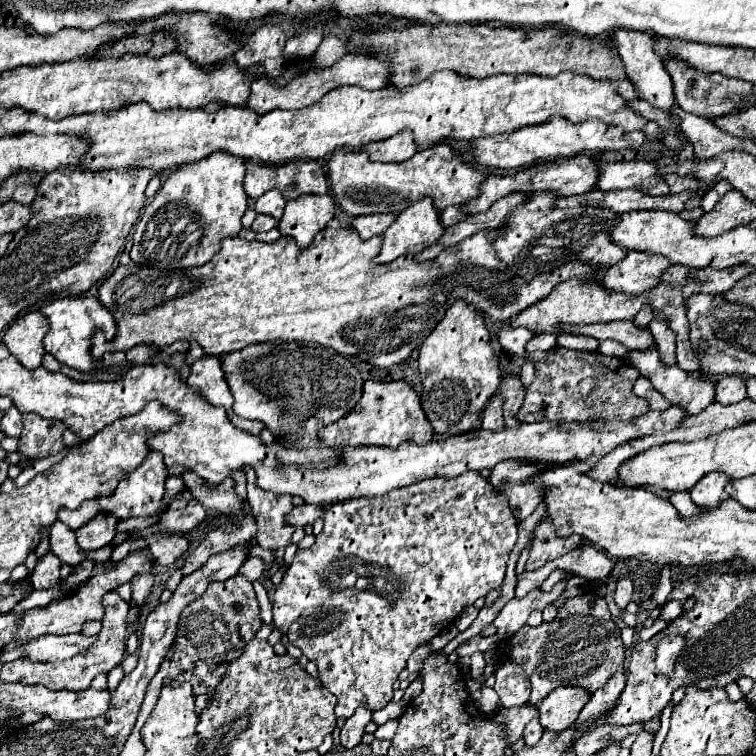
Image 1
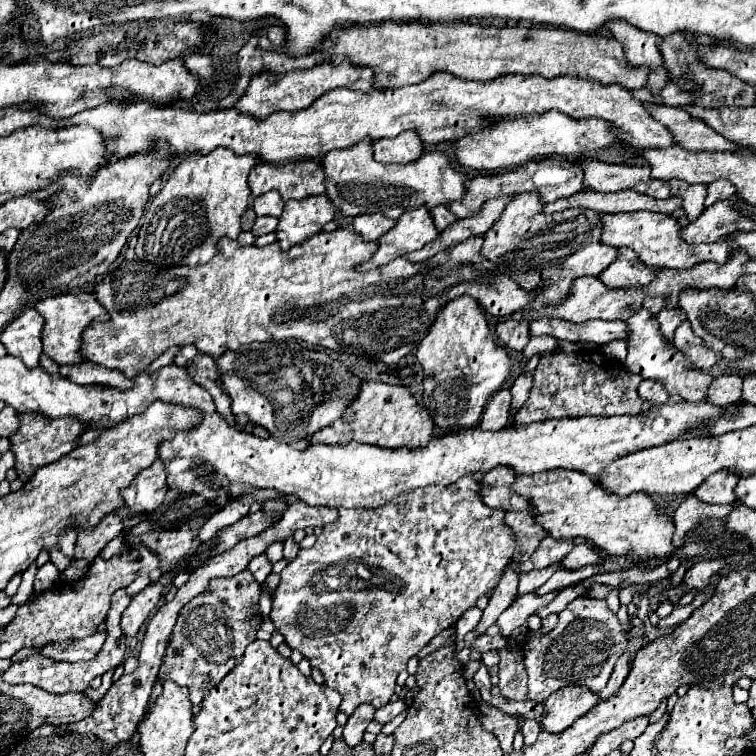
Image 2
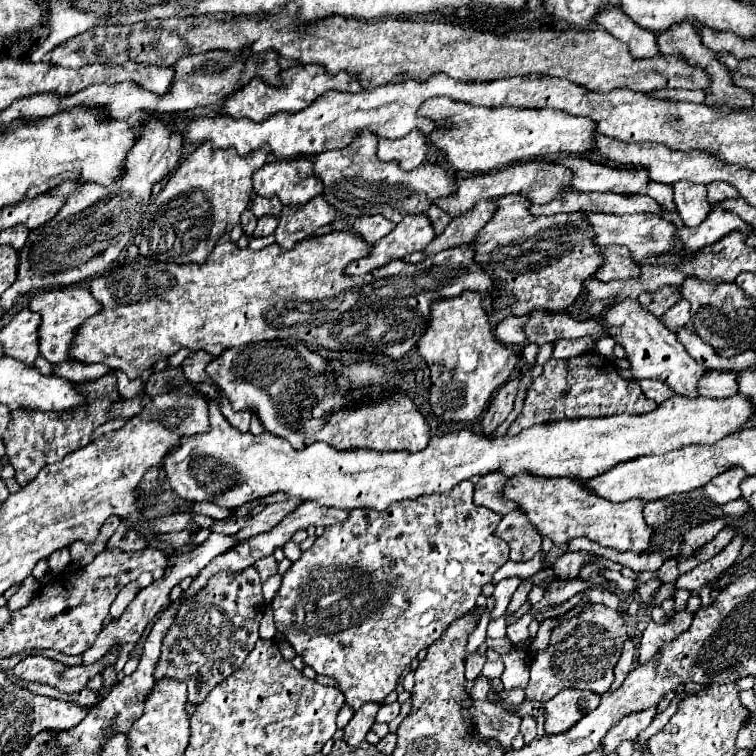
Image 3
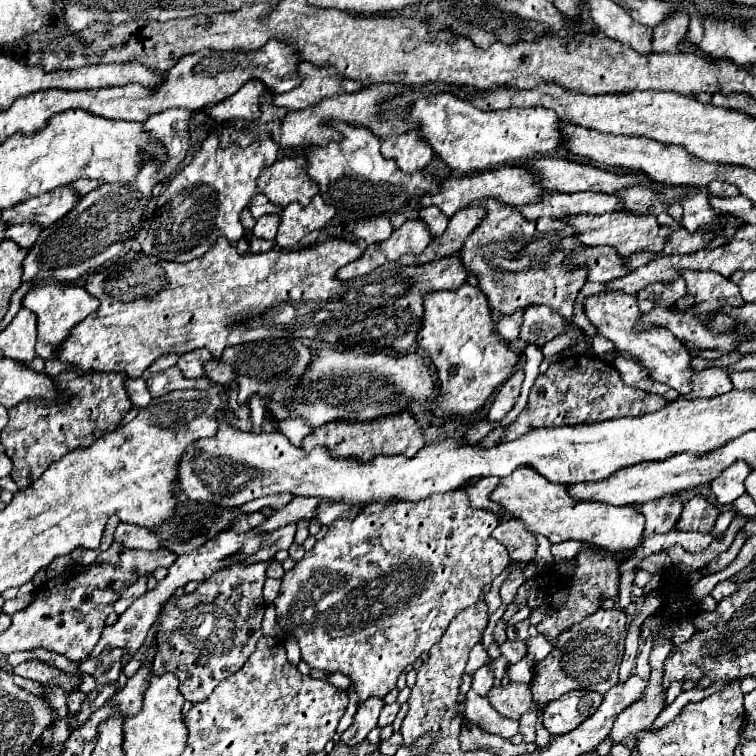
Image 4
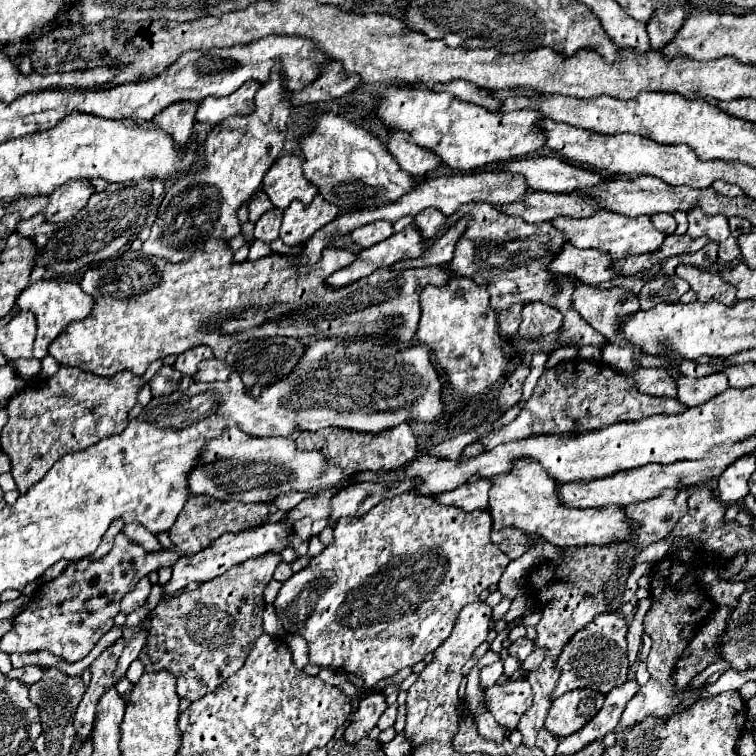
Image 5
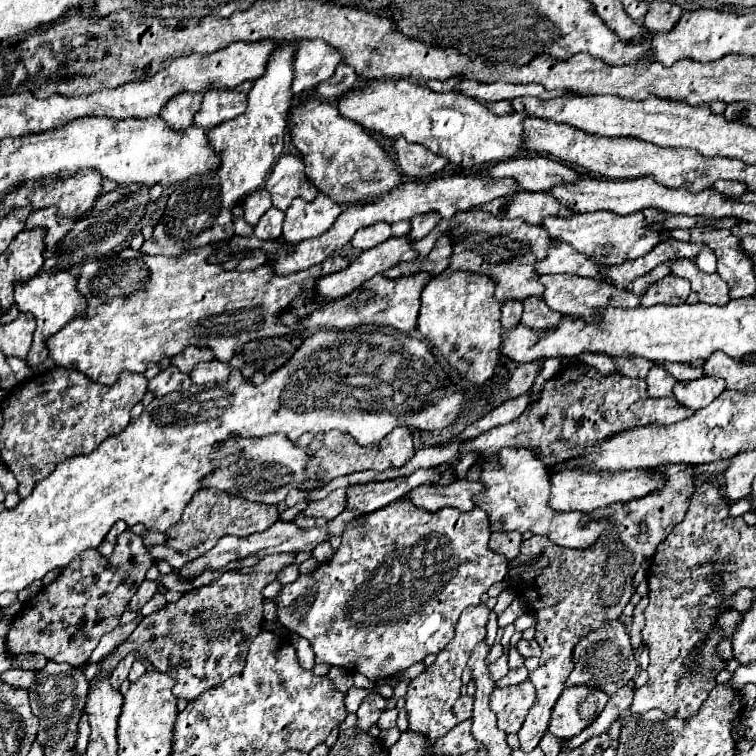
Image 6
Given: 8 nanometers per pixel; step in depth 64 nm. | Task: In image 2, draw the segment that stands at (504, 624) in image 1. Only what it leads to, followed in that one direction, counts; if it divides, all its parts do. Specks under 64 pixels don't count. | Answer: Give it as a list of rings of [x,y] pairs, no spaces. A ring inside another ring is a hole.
[[[554,590],[550,594],[544,594],[544,596],[538,596],[536,592],[530,592],[530,594],[524,594],[520,598],[516,598],[502,614],[500,618],[496,620],[496,624],[500,626],[500,636],[508,638],[516,628],[524,626],[526,620],[540,608],[544,608],[546,604],[550,604],[556,596],[558,596],[560,590]]]

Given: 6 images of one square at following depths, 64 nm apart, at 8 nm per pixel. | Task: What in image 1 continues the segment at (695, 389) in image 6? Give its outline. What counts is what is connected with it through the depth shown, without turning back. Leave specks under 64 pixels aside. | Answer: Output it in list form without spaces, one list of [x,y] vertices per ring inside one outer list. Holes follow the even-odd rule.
[[[726,376],[716,382],[716,402],[736,404],[746,398],[746,382],[740,376]]]

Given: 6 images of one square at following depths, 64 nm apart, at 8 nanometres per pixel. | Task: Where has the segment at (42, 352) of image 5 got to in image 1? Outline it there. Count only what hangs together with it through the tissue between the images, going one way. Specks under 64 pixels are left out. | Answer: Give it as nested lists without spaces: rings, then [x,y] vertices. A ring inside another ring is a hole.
[[[94,296],[60,298],[60,300],[44,304],[40,312],[50,320],[50,330],[44,338],[46,352],[50,352],[60,364],[64,364],[68,368],[74,368],[78,372],[84,372],[84,374],[124,372],[124,370],[128,370],[130,366],[136,366],[136,364],[152,364],[152,360],[162,354],[162,348],[156,348],[154,344],[150,344],[150,346],[136,346],[136,348],[130,348],[126,352],[108,352],[102,358],[94,358],[90,348],[92,348],[92,338],[94,338],[96,330],[102,330],[106,340],[112,340],[116,336],[116,328],[118,328],[112,314]]]

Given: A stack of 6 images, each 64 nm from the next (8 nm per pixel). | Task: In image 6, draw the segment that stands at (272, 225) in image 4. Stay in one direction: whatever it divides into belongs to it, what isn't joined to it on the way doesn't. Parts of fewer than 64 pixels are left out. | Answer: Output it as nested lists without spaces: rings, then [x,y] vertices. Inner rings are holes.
[[[270,208],[260,222],[254,228],[254,236],[258,240],[272,240],[272,238],[280,238],[282,236],[282,220],[284,220],[284,212],[278,208]]]

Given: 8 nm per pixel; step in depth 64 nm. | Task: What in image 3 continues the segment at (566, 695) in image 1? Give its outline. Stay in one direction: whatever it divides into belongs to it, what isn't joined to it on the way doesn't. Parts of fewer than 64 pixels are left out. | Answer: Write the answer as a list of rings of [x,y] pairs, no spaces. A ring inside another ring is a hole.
[[[566,688],[544,704],[544,730],[546,734],[562,734],[572,728],[582,716],[600,704],[600,696],[588,690]]]

